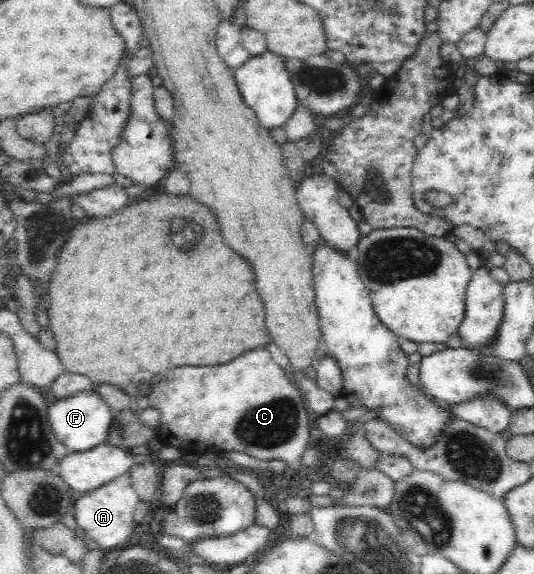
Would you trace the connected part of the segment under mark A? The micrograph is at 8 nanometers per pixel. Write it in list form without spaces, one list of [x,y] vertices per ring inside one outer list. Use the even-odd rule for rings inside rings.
[[[124,473],[100,488],[83,493],[76,500],[72,514],[78,524],[78,531],[86,540],[98,544],[103,550],[124,547],[137,529],[132,518],[138,501],[139,496],[132,486],[130,475]]]

